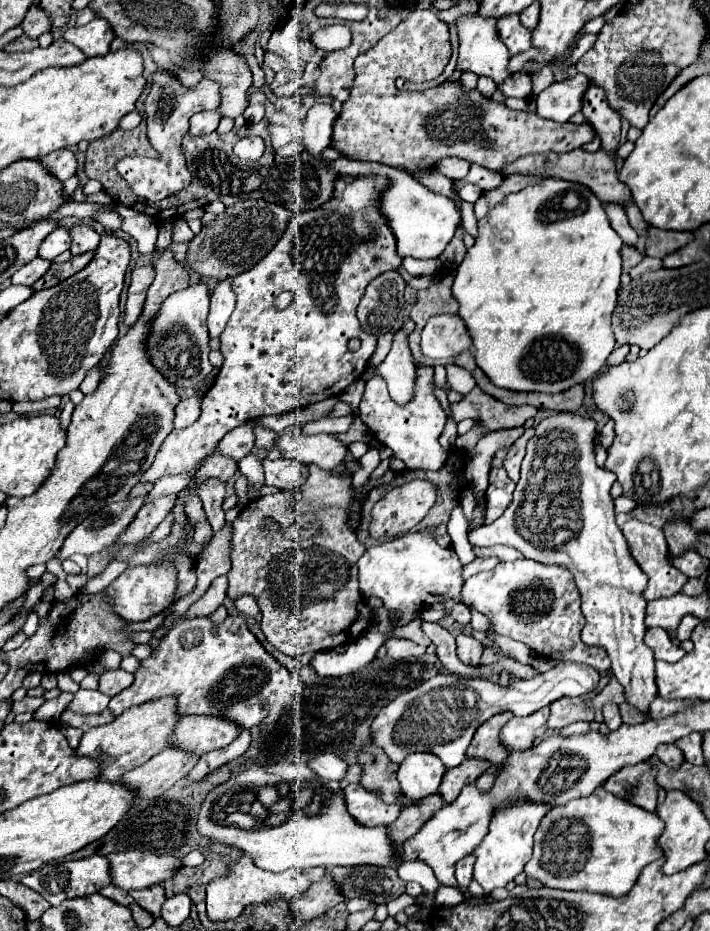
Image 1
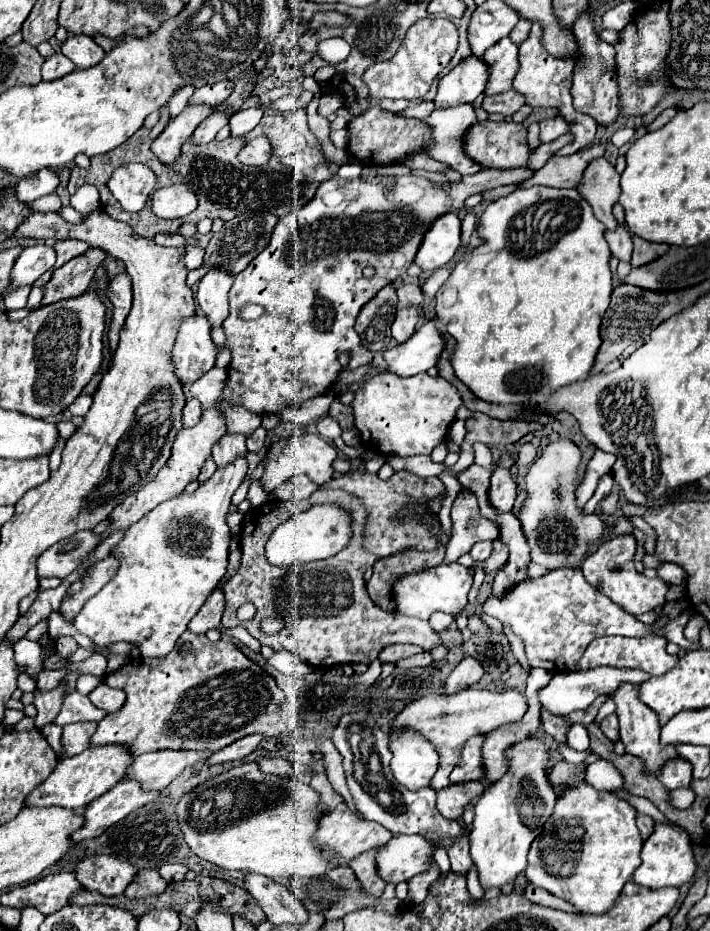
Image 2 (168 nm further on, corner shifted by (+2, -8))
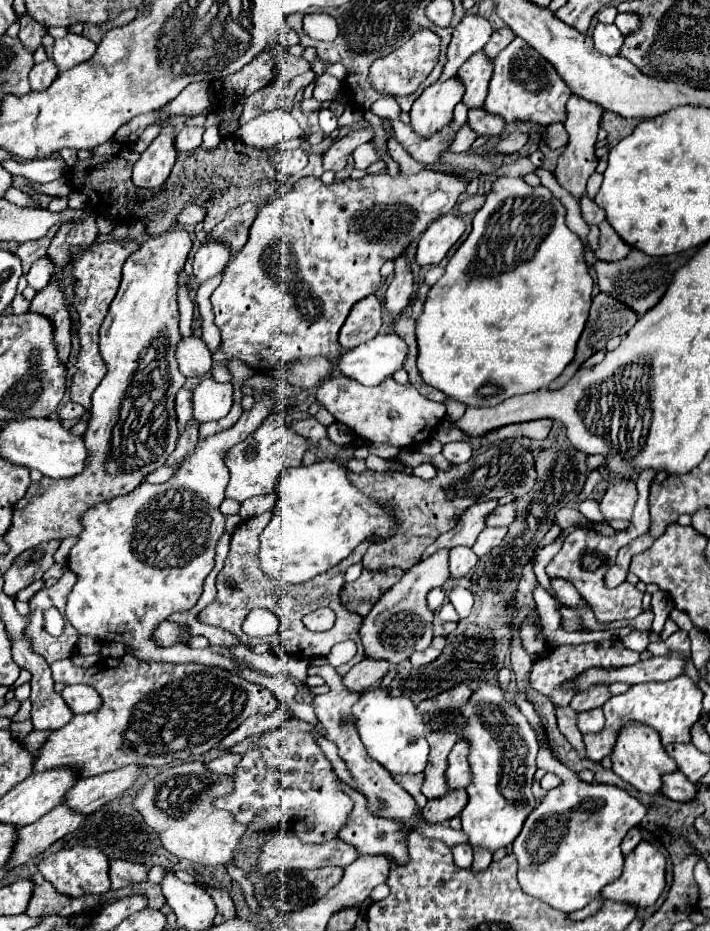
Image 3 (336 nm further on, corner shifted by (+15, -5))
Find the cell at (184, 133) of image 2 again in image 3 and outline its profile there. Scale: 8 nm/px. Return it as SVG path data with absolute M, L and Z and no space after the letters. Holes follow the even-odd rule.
M164 125L160 135L150 143L150 147L140 155L134 165L132 181L136 187L160 187L174 163L176 163L176 149L174 149L174 129Z

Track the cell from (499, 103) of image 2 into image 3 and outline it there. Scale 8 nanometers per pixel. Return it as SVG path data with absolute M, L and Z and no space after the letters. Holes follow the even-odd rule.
M470 109L466 123L478 137L484 137L484 135L494 137L494 135L500 135L504 129L504 121L496 115L488 115L484 109Z

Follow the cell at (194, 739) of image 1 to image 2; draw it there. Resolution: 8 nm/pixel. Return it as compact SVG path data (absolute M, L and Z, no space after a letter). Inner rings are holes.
M161 750L161 752L145 752L145 756L137 756L133 764L129 766L129 778L135 778L143 784L147 790L163 790L169 786L189 764L195 764L199 760L207 760L209 752L173 752L173 750Z

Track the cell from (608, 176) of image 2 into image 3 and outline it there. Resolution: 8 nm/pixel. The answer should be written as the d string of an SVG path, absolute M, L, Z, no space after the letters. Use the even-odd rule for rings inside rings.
M570 95L568 103L566 103L564 129L568 133L570 141L568 141L564 153L558 157L558 165L556 165L554 175L556 175L558 183L566 191L570 191L576 199L580 199L586 193L586 181L596 171L596 165L598 165L598 159L594 155L594 143L596 143L596 135L598 135L598 129L600 129L602 113L604 113L604 109L600 109L600 105L584 101L580 97L576 97L576 95Z

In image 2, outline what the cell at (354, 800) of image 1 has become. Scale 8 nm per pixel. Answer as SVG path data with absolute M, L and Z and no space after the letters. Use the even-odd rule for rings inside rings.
M345 802L321 818L319 830L315 834L319 846L339 856L339 864L349 864L355 856L375 846L383 846L391 838L393 832L381 828L381 824L369 822L365 818L357 820Z

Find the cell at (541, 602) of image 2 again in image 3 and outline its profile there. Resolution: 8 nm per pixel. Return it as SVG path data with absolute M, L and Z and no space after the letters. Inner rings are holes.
M554 579L554 581L550 581L550 583L552 583L552 587L554 587L556 595L558 595L558 601L560 601L562 605L566 605L566 607L576 607L576 605L582 605L582 603L584 603L584 599L580 597L580 593L576 593L576 589L574 589L572 583L560 581L560 579Z

